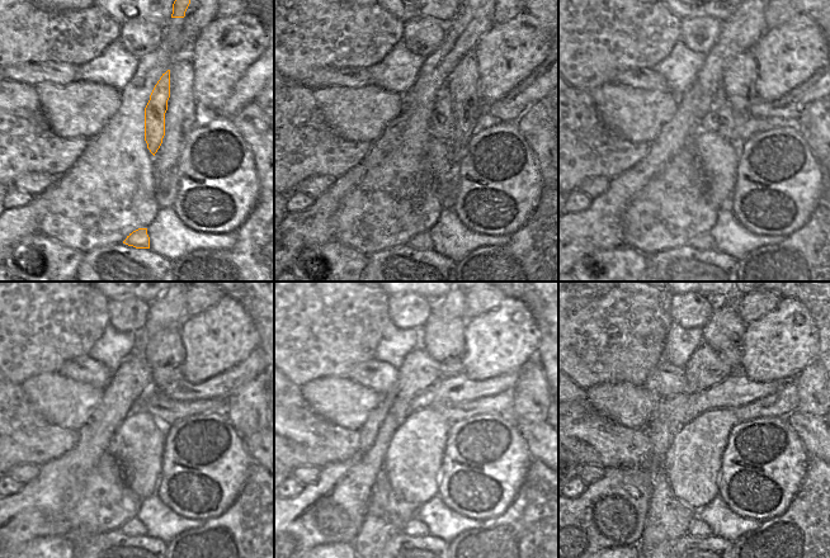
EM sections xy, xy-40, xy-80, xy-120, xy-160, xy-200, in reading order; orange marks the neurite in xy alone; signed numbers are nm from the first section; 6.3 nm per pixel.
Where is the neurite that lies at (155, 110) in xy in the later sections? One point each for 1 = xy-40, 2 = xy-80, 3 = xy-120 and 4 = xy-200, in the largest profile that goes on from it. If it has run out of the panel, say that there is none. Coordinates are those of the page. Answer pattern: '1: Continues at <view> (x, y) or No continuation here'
1: Continues at xy-40 (442, 121)
2: Continues at xy-80 (734, 126)
3: Continues at xy-120 (165, 410)
4: Continues at xy-200 (783, 401).

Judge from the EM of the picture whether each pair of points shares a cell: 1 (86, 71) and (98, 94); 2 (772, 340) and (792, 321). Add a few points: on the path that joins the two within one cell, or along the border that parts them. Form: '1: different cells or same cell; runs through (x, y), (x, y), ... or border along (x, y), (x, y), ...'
1: different cells; border along (76, 80), (104, 83), (112, 85), (118, 91)
2: same cell; runs through (777, 337), (788, 326)

